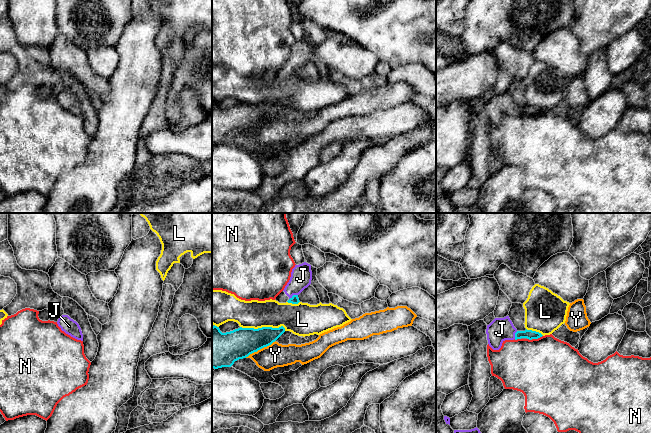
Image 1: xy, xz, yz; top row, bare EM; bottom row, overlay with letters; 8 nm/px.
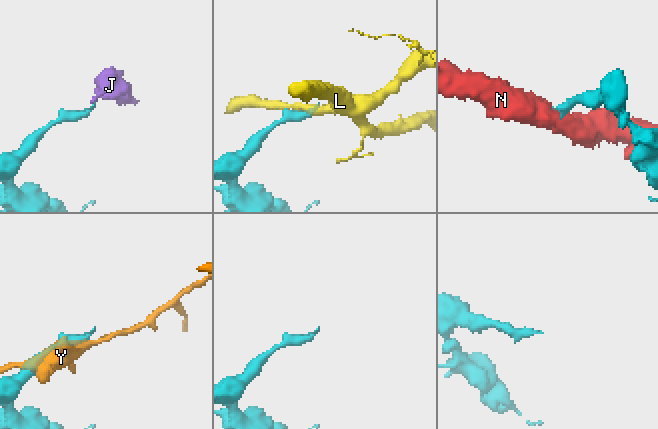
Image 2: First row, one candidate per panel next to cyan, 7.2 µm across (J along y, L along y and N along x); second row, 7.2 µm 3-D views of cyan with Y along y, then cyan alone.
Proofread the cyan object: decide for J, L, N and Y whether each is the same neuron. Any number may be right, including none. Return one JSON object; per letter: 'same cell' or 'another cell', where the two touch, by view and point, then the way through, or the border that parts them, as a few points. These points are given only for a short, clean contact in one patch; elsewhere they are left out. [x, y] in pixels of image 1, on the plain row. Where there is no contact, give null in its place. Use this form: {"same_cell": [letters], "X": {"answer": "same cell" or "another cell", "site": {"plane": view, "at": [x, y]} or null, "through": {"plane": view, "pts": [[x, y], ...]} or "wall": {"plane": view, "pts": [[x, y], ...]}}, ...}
{"same_cell": ["J"], "J": {"answer": "same cell", "site": {"plane": "xz", "at": [293, 71]}, "through": {"plane": "xz", "pts": [[294, 76], [293, 71], [293, 64], [301, 51]]}}, "L": {"answer": "another cell", "site": {"plane": "xz", "at": [263, 103]}}, "N": {"answer": "another cell", "site": {"plane": "yz", "at": [534, 114]}}, "Y": {"answer": "another cell", "site": {"plane": "xz", "at": [260, 124]}}}

